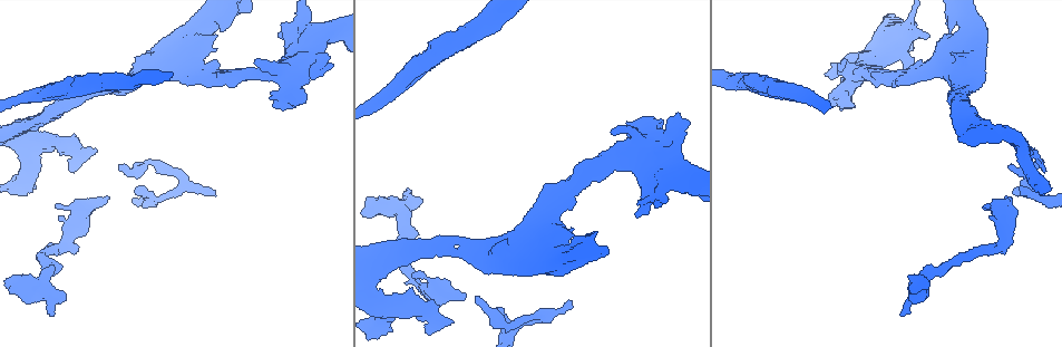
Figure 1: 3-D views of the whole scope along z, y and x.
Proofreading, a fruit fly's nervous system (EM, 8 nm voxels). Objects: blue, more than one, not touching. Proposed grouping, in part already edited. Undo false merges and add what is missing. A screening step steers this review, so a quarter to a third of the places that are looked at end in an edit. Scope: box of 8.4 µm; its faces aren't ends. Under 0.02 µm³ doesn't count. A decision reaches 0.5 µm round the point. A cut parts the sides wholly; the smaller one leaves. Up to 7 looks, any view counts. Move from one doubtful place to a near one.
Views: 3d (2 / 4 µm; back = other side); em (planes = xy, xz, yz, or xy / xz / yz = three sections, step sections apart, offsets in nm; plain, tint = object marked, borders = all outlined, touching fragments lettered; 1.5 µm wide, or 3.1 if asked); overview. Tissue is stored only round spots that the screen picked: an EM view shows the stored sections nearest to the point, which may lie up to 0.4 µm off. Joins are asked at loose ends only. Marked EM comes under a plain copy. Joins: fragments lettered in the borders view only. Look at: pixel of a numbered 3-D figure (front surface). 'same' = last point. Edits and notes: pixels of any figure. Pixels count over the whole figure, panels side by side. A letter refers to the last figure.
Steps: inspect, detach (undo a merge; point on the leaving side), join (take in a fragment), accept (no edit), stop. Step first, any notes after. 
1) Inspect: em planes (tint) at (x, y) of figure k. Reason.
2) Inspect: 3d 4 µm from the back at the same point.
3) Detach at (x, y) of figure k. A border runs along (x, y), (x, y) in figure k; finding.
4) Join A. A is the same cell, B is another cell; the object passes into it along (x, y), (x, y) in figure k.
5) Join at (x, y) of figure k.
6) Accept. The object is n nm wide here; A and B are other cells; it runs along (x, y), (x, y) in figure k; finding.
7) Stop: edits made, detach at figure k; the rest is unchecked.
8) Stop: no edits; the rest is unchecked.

Inspect: em planes (borders) at (902, 316) of figure 1. Free end.

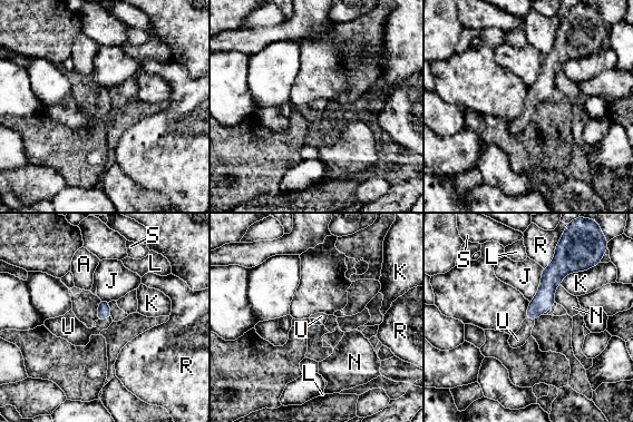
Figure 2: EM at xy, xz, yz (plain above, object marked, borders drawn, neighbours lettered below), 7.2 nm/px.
Join U. U is the same cell, A, J, K, L, N, R and S are other cells; it goes on there.

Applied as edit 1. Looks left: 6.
Inspect: em xy step 4 (tint) at (801, 90) of figure 1. Thick turns thin.

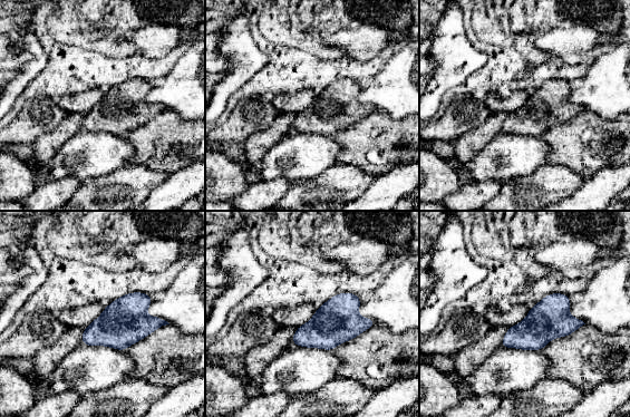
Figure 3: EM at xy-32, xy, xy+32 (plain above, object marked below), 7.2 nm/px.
Inspect: em planes (tint) at the same point.

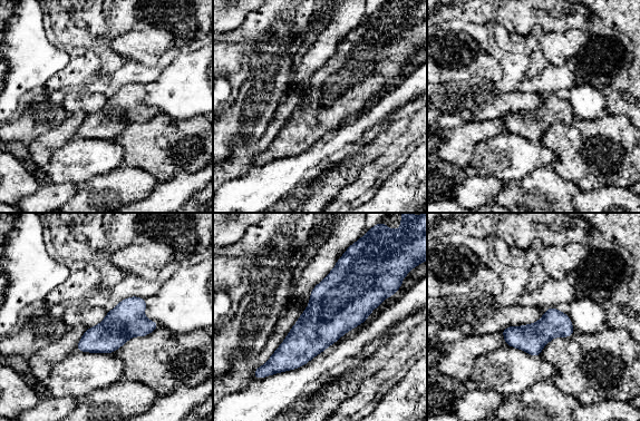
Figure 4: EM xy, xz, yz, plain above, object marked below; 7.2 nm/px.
Inspect: em planes (borders) at the same point. See the neighbours.

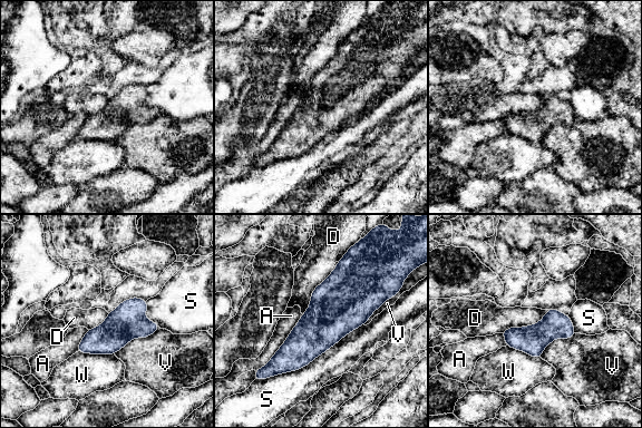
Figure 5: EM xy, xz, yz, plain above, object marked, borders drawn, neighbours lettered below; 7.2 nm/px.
Accept. A, D, S, V and W are other cells; a border runs along (336, 268), (313, 290), (302, 314) in figure 5; one cell here.

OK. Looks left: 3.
Inspect: 3d 2 µm at (832, 93) of figure 1. Stops while still wide.

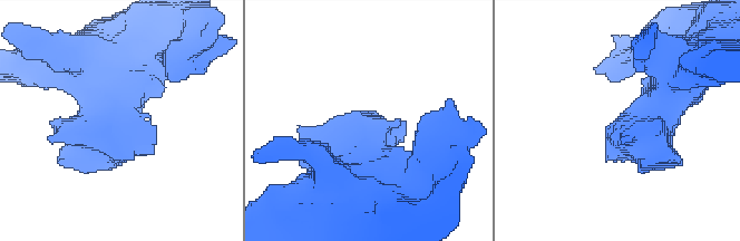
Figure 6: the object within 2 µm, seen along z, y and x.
Inspect: em planes (borders) at (405, 120) of figure 6.

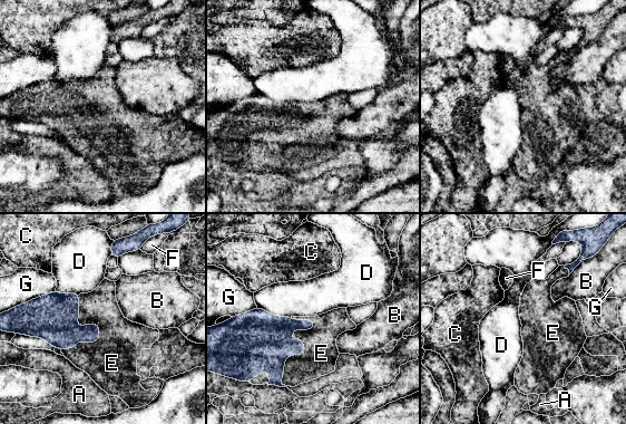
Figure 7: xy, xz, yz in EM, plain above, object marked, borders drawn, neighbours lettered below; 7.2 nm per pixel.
Join E. E is the same cell, A, B, C, D, F and G are other cells; the object passes into it along (269, 343), (303, 345), (321, 353) in figure 7; it goes on there.

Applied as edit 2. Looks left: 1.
Stop: edits made, join at figure 2, join at figure 7; the rest is unchecked.

